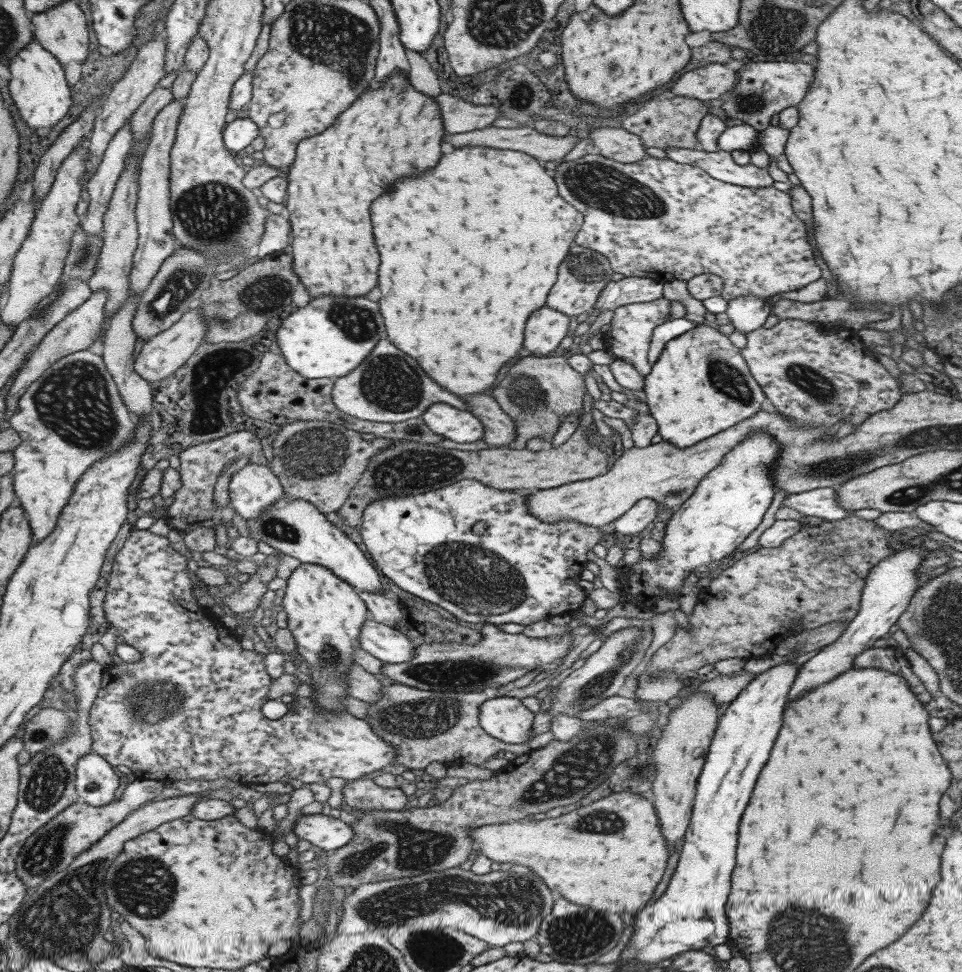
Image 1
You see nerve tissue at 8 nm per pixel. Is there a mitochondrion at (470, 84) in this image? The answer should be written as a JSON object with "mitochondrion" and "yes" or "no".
{"mitochondrion":"no"}

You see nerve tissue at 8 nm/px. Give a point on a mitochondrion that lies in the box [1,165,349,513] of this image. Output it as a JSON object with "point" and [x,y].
{"point":[73,401]}

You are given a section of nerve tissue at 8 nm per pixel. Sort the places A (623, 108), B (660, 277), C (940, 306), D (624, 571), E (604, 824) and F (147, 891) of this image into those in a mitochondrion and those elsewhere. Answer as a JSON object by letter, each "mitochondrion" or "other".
{"A":"other","B":"other","C":"other","D":"other","E":"mitochondrion","F":"mitochondrion"}

